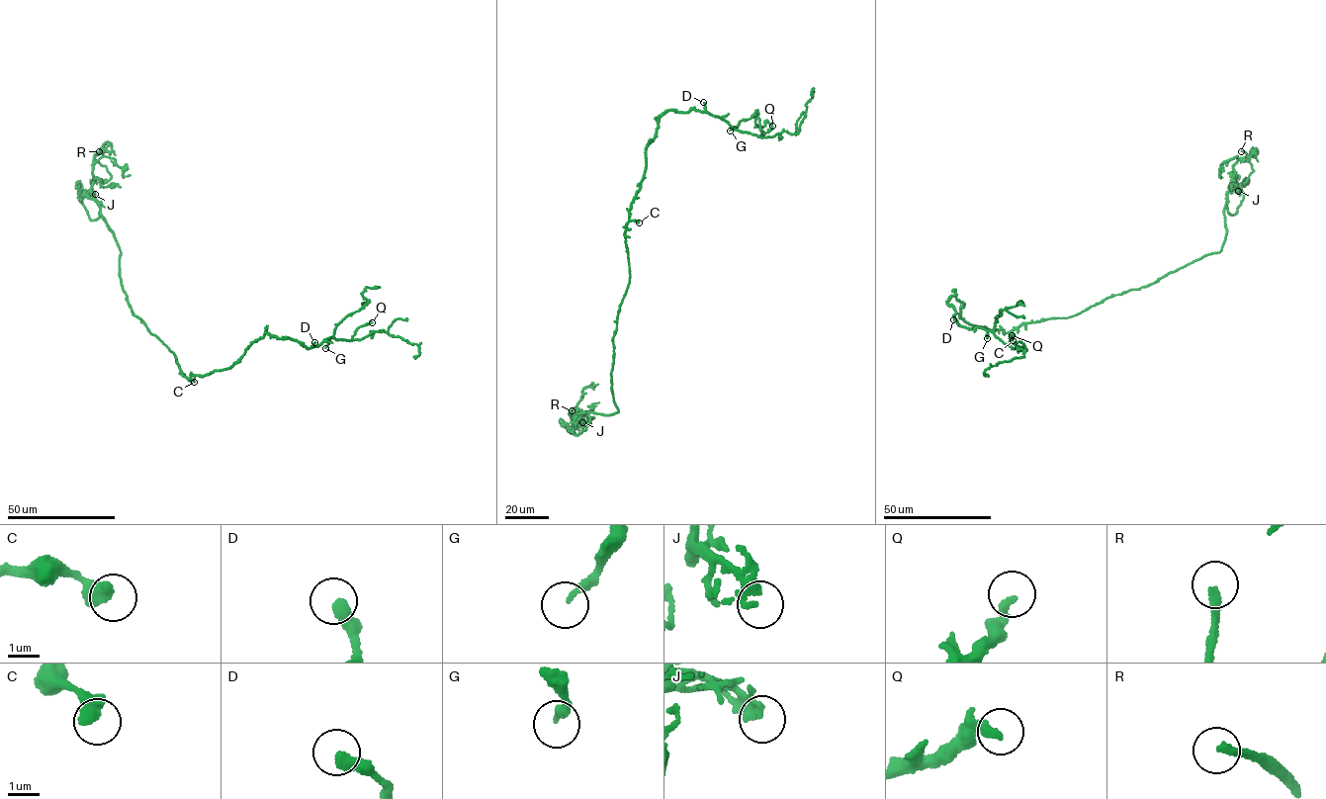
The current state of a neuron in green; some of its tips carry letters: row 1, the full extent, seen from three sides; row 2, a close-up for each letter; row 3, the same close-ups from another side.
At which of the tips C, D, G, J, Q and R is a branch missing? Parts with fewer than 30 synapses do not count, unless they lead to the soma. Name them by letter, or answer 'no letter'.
R

